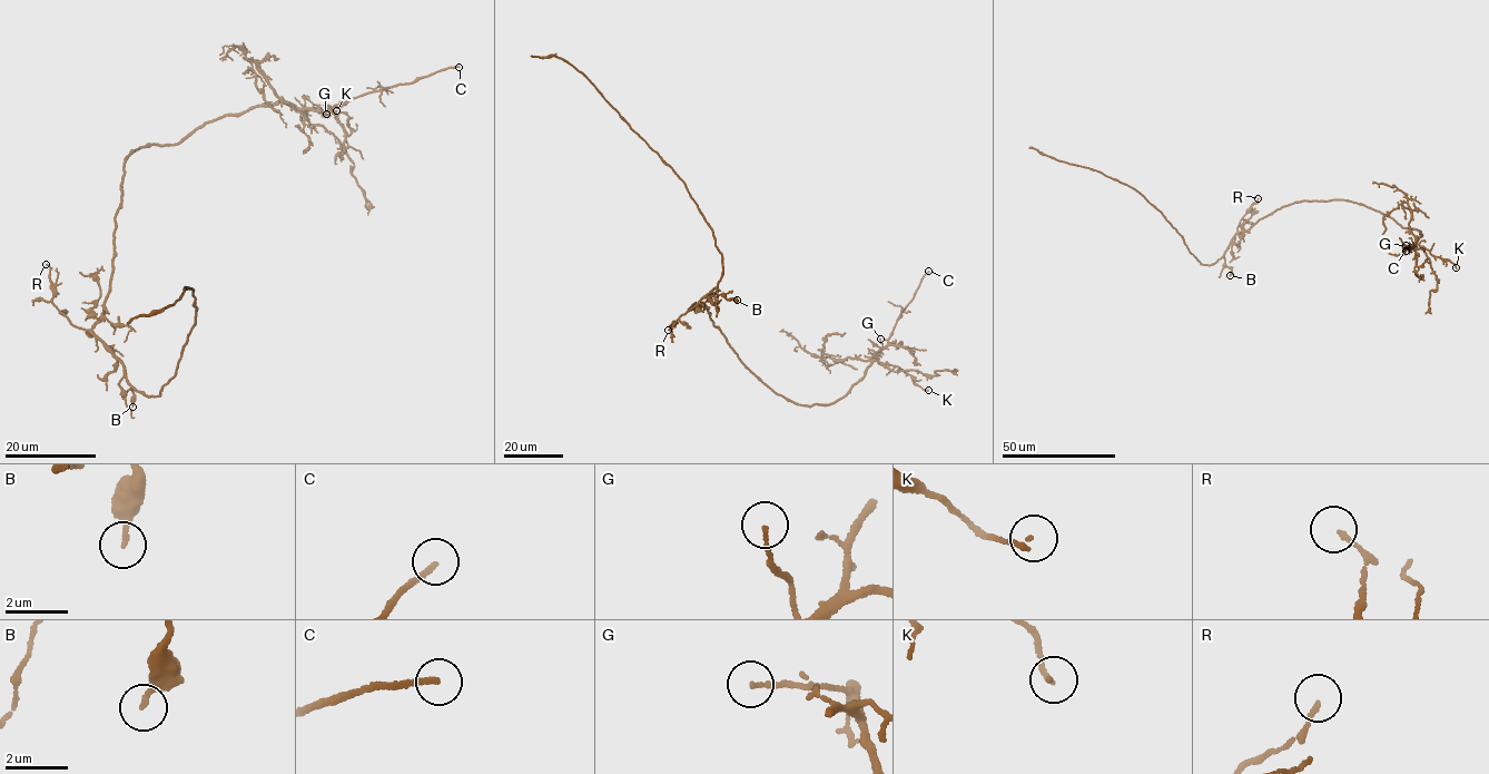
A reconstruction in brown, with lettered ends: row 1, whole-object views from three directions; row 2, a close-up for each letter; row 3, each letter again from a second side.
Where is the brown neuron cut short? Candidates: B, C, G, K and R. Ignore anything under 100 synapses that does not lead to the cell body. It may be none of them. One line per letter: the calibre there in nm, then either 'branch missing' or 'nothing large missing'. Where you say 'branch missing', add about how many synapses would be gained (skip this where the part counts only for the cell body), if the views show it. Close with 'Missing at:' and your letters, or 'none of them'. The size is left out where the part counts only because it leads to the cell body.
B: 150 nm | nothing large missing
C: 180 nm | branch missing
G: 110 nm | nothing large missing
K: 140 nm | nothing large missing
R: 130 nm | nothing large missing
Missing at: C

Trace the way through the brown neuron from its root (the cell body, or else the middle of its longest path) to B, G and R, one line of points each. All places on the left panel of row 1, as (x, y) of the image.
B: (110, 285), (91, 332), (121, 363), (119, 388), (124, 394), (132, 392), (132, 407)
G: (110, 285), (124, 163), (132, 149), (183, 141), (207, 123), (258, 106), (280, 103), (324, 109), (326, 114)
R: (110, 285), (102, 314), (86, 331), (72, 324), (52, 302), (50, 273), (46, 264)

